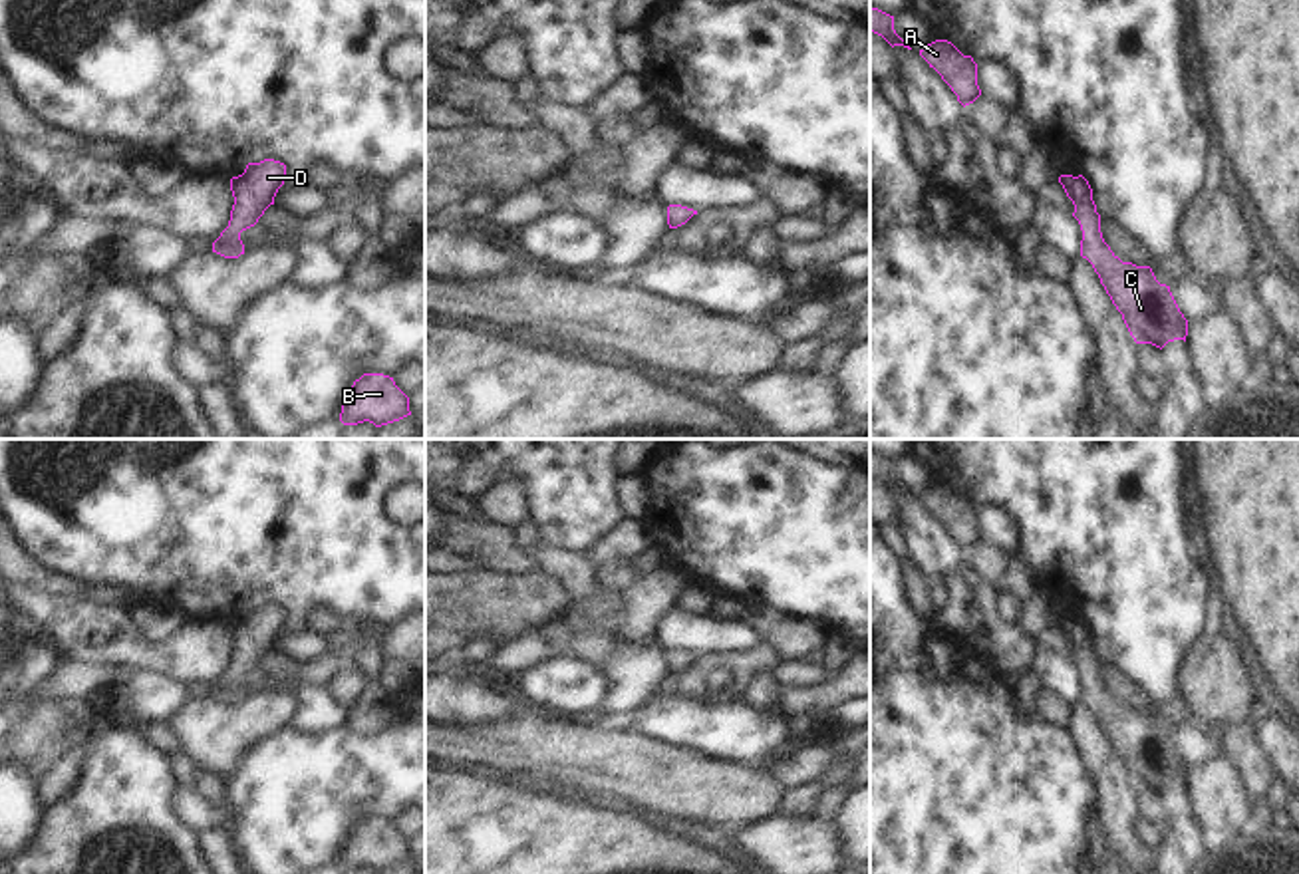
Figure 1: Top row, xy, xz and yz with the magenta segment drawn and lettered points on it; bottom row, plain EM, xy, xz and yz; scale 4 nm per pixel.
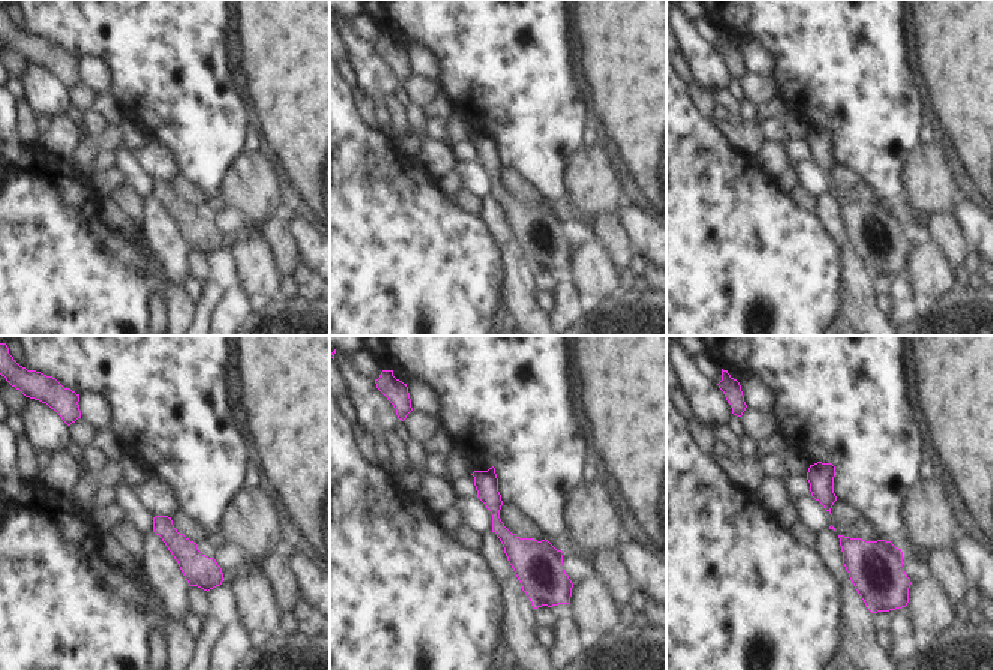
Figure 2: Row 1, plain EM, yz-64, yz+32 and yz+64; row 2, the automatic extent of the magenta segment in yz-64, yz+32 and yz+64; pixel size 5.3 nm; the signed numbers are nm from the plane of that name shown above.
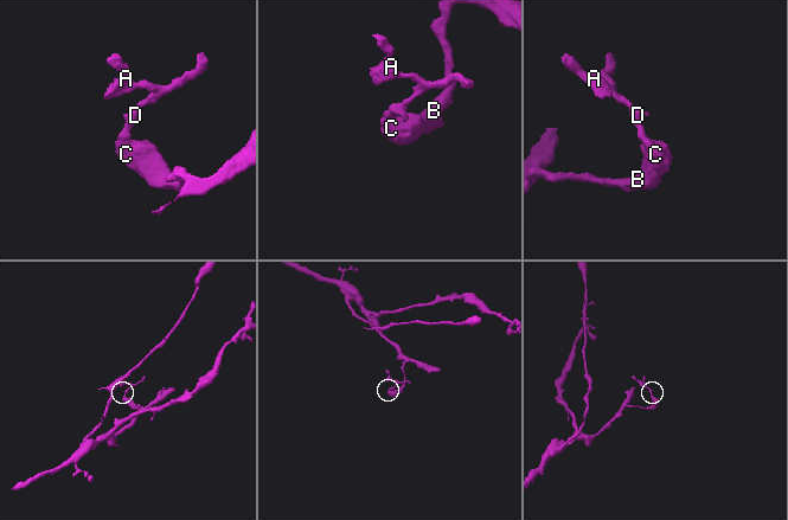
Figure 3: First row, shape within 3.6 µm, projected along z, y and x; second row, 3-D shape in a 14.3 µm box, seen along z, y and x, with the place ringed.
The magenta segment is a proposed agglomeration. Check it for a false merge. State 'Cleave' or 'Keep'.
Keep

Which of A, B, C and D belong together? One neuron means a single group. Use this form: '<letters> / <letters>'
A B C D

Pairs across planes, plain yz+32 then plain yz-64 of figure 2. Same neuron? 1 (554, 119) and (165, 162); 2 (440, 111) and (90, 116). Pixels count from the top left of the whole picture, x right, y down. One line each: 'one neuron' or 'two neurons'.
1: two neurons
2: two neurons

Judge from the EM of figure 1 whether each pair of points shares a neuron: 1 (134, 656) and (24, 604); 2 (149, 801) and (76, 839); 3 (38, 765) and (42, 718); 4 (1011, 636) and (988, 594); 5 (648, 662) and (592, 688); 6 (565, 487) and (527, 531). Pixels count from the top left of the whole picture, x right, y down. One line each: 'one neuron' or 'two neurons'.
1: one neuron
2: one neuron
3: one neuron
4: one neuron
5: two neurons
6: two neurons

